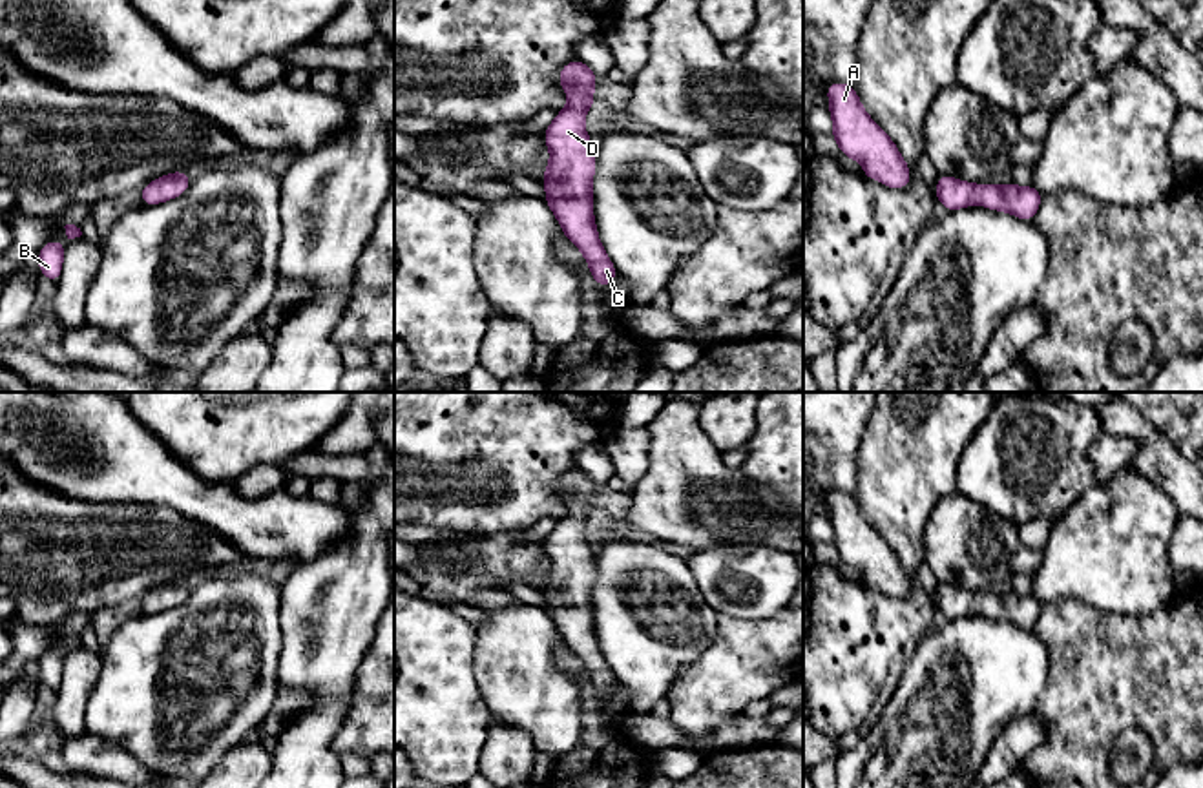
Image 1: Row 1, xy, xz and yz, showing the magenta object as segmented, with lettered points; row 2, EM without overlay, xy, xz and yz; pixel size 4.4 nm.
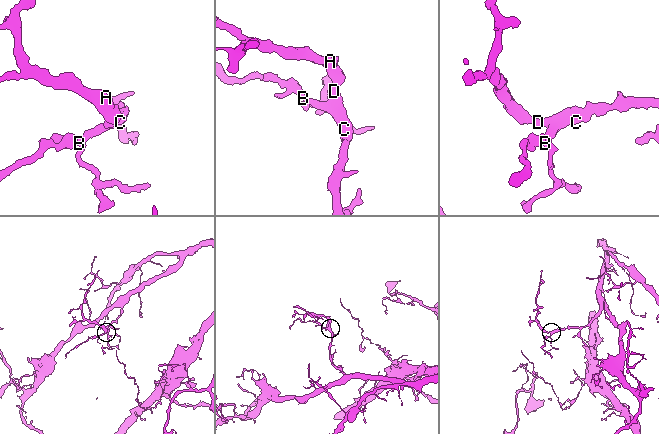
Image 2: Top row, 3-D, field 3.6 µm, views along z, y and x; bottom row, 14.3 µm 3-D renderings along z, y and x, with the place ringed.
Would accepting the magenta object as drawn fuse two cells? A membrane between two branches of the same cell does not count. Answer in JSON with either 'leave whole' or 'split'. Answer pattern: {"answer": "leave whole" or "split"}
{"answer": "leave whole"}

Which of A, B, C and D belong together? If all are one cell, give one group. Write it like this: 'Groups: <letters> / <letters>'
Groups: A B C D

